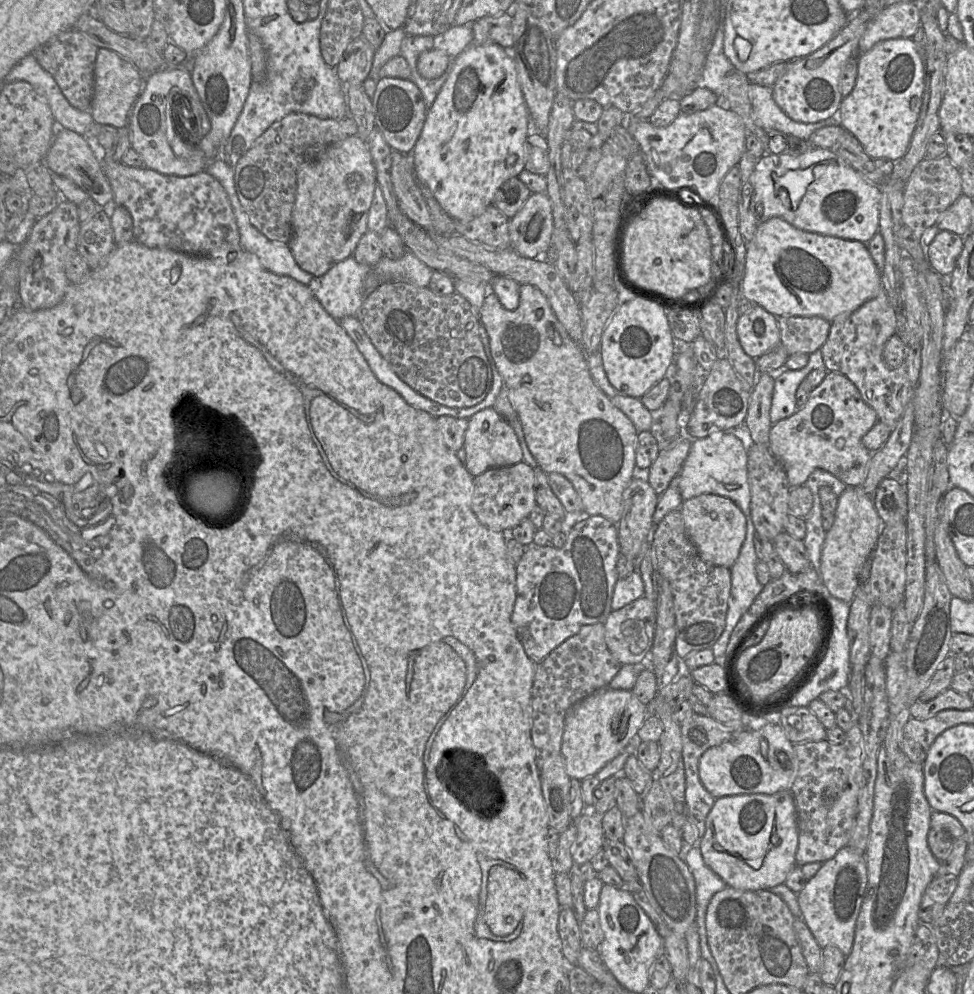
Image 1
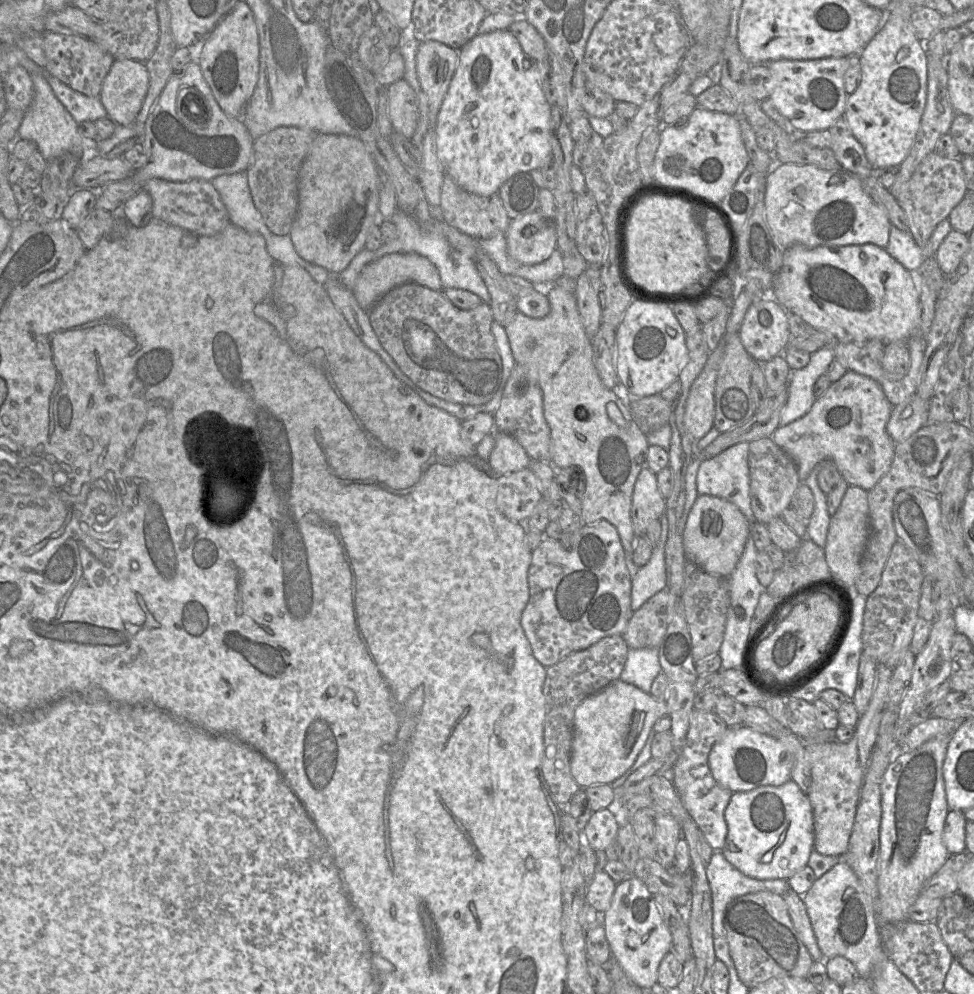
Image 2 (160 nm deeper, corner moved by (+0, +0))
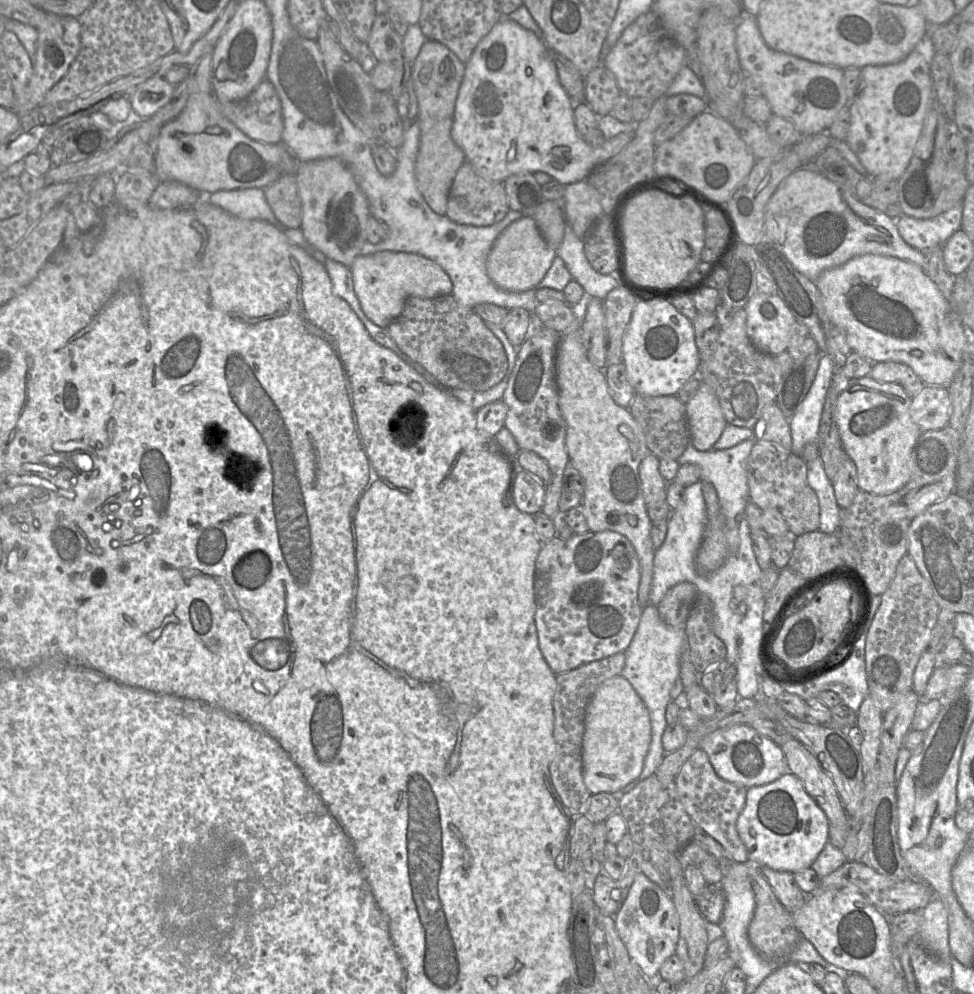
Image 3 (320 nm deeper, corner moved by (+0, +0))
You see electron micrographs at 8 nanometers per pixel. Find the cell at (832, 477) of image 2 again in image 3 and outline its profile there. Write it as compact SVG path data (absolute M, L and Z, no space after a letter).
M830 386L820 420L817 446L825 473L833 483L837 504L845 509L851 505L859 488L856 465L844 449L835 421L835 406L839 394Z

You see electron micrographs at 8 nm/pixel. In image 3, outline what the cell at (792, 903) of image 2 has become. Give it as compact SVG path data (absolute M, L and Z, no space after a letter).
M767 866L761 867L761 873L787 912L792 914L805 903L806 895L797 886L793 873L777 871Z

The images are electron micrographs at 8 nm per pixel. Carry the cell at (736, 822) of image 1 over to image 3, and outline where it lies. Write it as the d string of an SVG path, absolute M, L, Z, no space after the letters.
M785 772L771 783L747 788L736 829L746 847L747 862L791 873L811 867L829 840L826 814L791 772Z

